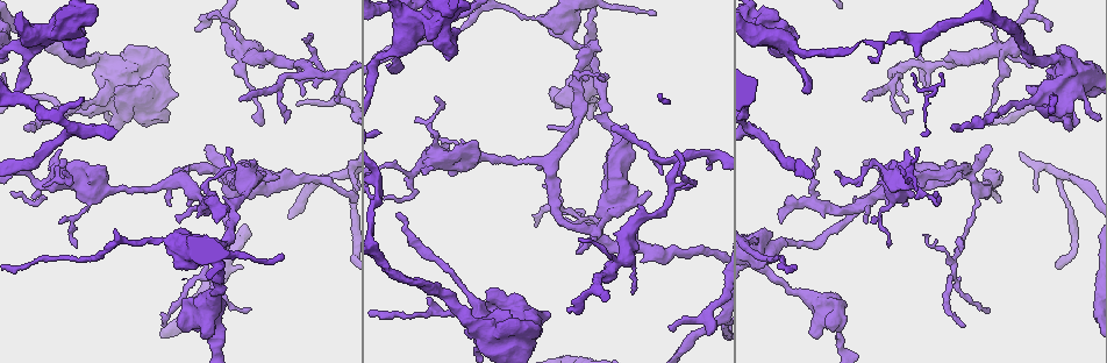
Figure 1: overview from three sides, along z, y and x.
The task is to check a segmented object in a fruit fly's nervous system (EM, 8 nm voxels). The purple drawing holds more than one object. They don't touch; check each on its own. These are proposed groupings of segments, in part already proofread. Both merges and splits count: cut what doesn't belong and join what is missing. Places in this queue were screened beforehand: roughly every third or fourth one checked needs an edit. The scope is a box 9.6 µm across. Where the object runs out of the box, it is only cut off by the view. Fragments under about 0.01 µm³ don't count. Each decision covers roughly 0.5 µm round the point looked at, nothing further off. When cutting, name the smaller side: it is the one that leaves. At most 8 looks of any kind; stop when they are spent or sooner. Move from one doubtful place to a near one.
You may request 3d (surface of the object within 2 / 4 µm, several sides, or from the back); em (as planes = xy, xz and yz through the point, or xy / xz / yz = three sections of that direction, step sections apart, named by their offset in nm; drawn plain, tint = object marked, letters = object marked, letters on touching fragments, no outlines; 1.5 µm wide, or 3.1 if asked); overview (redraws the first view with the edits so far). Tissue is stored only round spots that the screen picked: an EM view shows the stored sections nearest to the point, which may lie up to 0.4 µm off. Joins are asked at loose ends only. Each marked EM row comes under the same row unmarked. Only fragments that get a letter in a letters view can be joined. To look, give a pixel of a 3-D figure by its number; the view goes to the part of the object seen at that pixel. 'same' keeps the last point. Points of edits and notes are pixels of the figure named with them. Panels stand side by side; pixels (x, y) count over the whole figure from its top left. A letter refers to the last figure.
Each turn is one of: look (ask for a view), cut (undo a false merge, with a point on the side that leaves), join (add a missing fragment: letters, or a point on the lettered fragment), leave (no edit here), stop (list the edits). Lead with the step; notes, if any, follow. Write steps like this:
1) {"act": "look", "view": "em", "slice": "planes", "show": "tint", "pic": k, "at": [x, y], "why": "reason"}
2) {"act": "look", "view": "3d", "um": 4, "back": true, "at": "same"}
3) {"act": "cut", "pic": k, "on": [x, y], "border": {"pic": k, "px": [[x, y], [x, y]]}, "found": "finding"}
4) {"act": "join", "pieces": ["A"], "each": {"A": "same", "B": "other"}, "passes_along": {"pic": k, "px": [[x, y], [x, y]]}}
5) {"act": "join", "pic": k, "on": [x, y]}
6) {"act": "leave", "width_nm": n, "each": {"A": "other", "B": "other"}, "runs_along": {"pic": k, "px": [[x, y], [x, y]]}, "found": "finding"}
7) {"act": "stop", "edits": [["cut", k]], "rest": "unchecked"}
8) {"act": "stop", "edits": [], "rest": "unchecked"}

{"act": "look", "view": "em", "slice": "planes", "show": "tint", "pic": 1, "at": [624, 127], "why": "free end"}

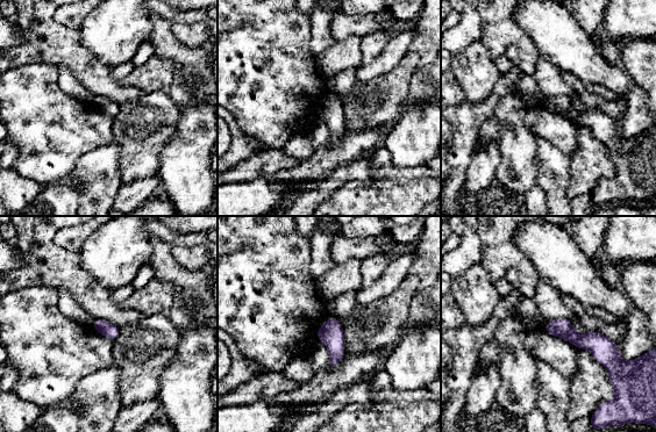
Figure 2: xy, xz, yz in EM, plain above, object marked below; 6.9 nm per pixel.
{"act": "look", "view": "em", "slice": "planes", "show": "letters", "at": "same"}

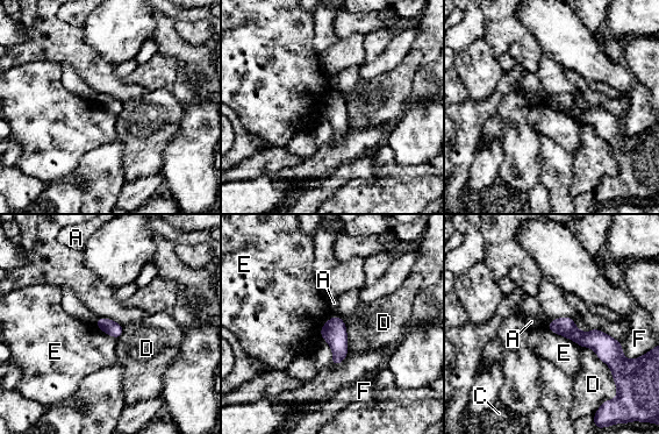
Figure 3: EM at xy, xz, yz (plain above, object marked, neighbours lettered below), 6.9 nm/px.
{"act": "leave", "width_nm": 100, "each": {"A": "other", "C": "other", "D": "other", "E": "other", "F": "other"}, "found": "no lettered fragment goes on from it"}

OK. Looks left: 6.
{"act": "look", "view": "em", "slice": "planes", "show": "tint", "pic": 1, "at": [225, 174], "why": "thin arm on a thick one"}

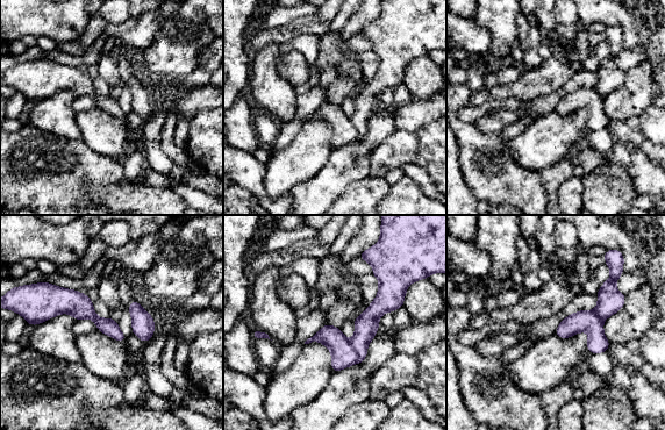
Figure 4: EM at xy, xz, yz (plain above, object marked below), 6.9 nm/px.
{"act": "look", "view": "em", "slice": "planes", "show": "letters", "at": "same"}

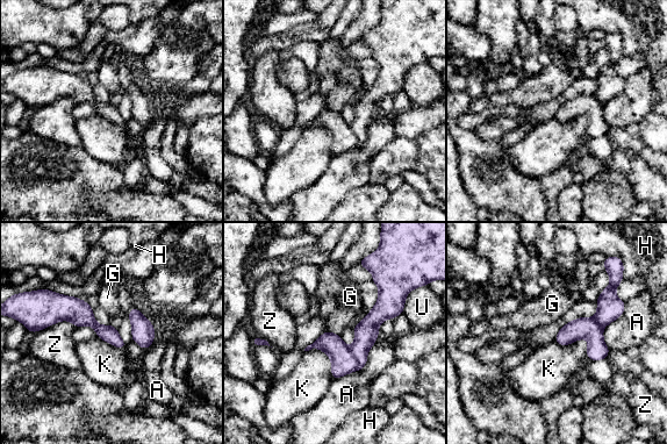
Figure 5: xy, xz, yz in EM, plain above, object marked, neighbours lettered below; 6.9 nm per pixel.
{"act": "cut", "pic": 5, "on": [343, 362], "longest_contact_nm": ["A", 440], "each": {"A": "other", "G": "other", "H": "other", "K": "other", "U": "other", "Z": "other"}, "border": {"pic": 5, "px": [[349, 348], [356, 362], [356, 370]]}, "found": "two neurons meet here"}

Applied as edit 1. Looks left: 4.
{"act": "look", "view": "3d", "um": 4, "pic": 1, "at": [771, 248], "why": "thick turns thin"}

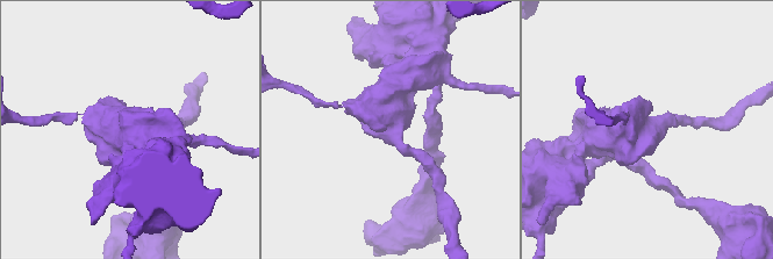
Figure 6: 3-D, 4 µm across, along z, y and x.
{"act": "look", "view": "em", "slice": "yz", "step": 4, "show": "tint", "pic": 6, "at": [391, 124]}

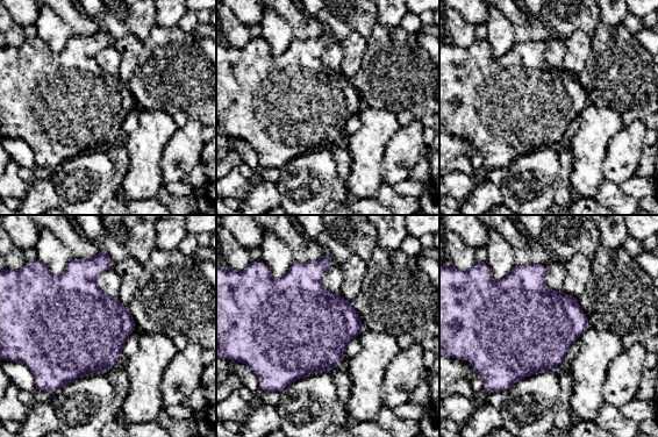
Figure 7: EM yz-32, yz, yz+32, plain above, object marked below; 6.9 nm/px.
{"act": "look", "view": "em", "slice": "planes", "show": "letters", "at": "same"}

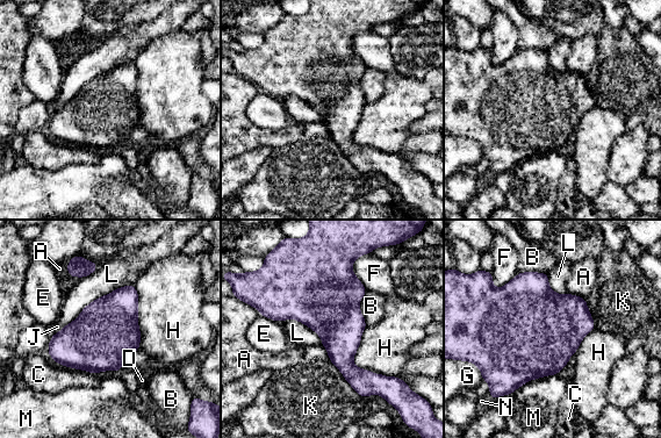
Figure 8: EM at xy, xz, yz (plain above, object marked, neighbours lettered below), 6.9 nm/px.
{"act": "leave", "each": {"A": "other", "B": "other", "C": "other", "D": "other", "E": "other", "F": "other", "G": "other", "H": "other", "J": "other", "K": "other", "L": "other", "M": "other", "N": "other"}, "border": {"pic": 8, "px": [[367, 325], [353, 364], [385, 377]]}, "found": "all the same neuron"}

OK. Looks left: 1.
{"act": "stop", "edits": [["cut", 5]], "rest": "unchecked"}

